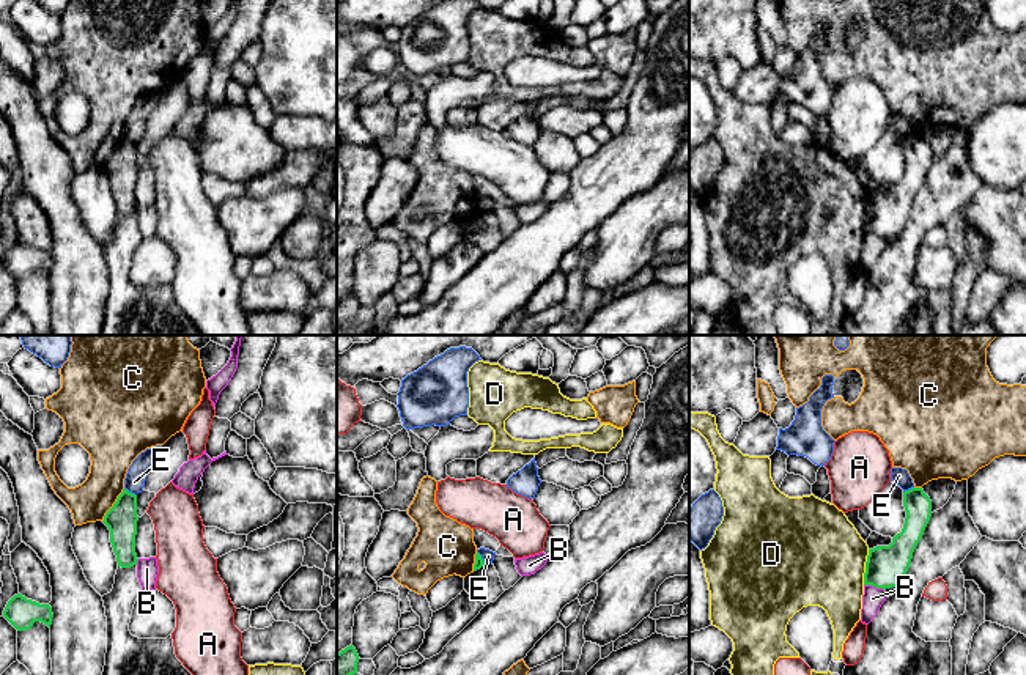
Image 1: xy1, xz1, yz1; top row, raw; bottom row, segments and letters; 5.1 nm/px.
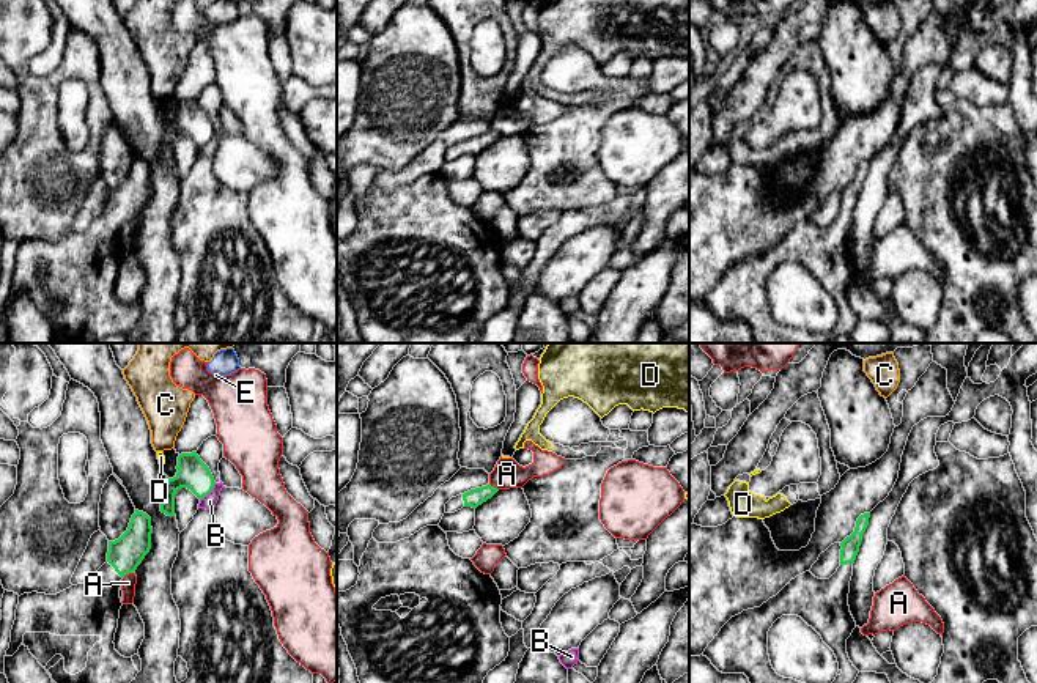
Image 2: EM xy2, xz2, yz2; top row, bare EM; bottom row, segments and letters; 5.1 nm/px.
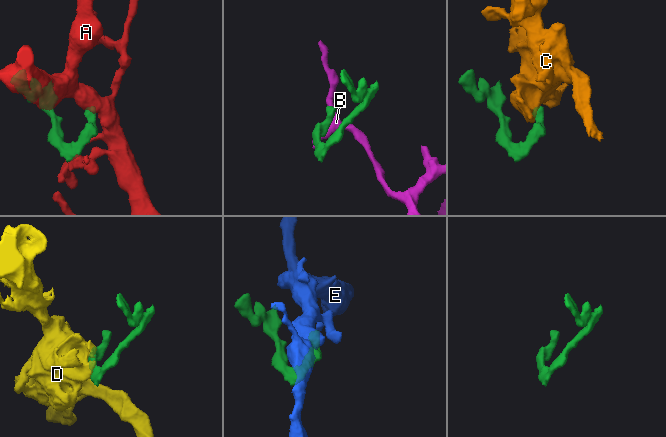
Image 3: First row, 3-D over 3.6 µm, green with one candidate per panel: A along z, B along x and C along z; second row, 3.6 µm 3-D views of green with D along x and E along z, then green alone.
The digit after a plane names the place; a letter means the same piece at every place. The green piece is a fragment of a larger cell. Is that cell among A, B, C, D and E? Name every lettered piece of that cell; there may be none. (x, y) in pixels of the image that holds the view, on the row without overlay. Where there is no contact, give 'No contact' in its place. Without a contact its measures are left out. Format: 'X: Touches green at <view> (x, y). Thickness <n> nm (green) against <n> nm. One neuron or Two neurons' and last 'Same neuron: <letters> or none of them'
A: Touches green at xy2 (128, 221). Thickness 180 nm (green) against 80 nm. Two neurons
B: Touches green at yz1 (875, 233). Thickness 200 nm (green) against 110 nm. Two neurons
C: Touches green at xy1 (114, 153). Thickness 160 nm (green) against 220 nm. Two neurons
D: Touches green at yz1 (866, 214). Thickness 200 nm (green) against 480 nm. Two neurons
E: Touches green at xy1 (131, 140). Thickness 160 nm (green) against 110 nm. Two neurons
Same neuron: none of them

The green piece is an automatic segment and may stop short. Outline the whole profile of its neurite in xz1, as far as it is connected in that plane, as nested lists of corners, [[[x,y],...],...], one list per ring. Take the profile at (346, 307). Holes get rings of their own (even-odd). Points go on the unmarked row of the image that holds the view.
[[[352,293],[337,301],[337,327],[357,321],[359,302]]]

